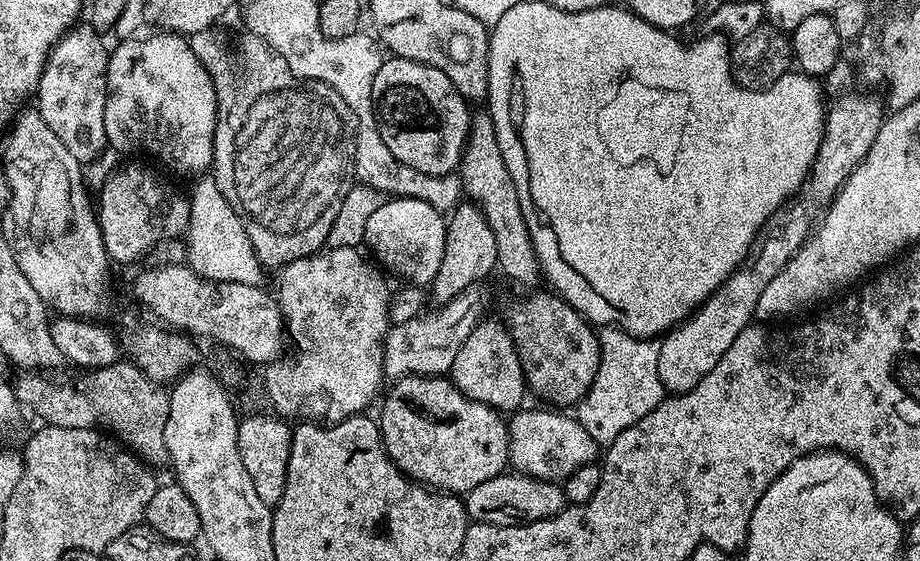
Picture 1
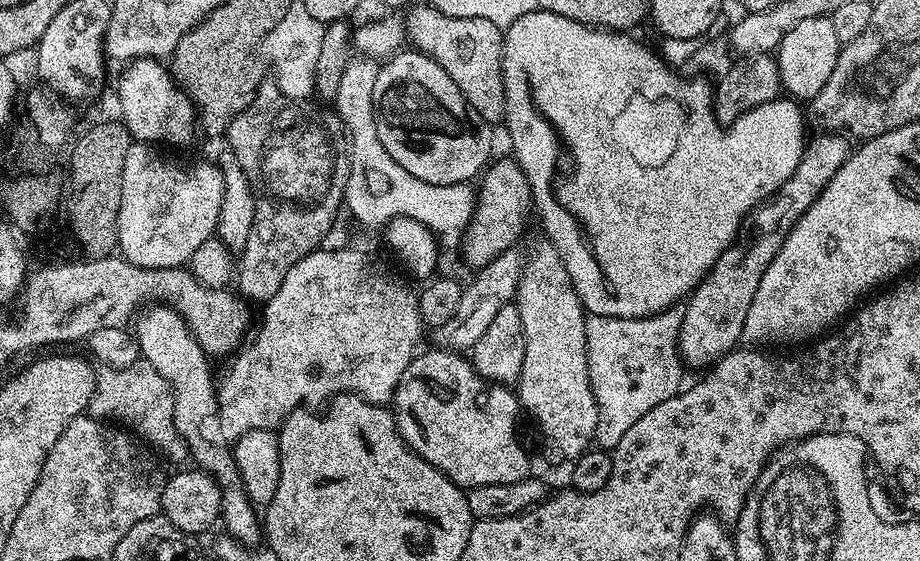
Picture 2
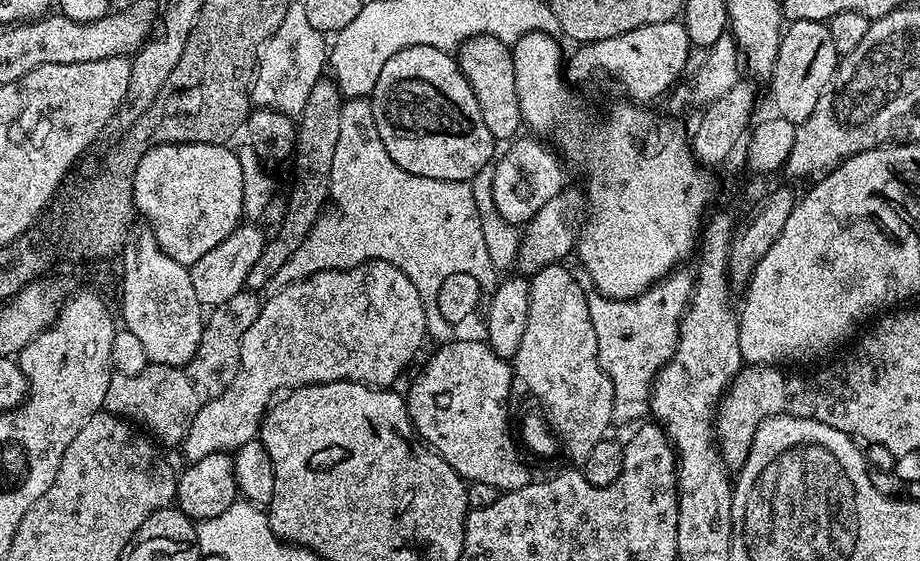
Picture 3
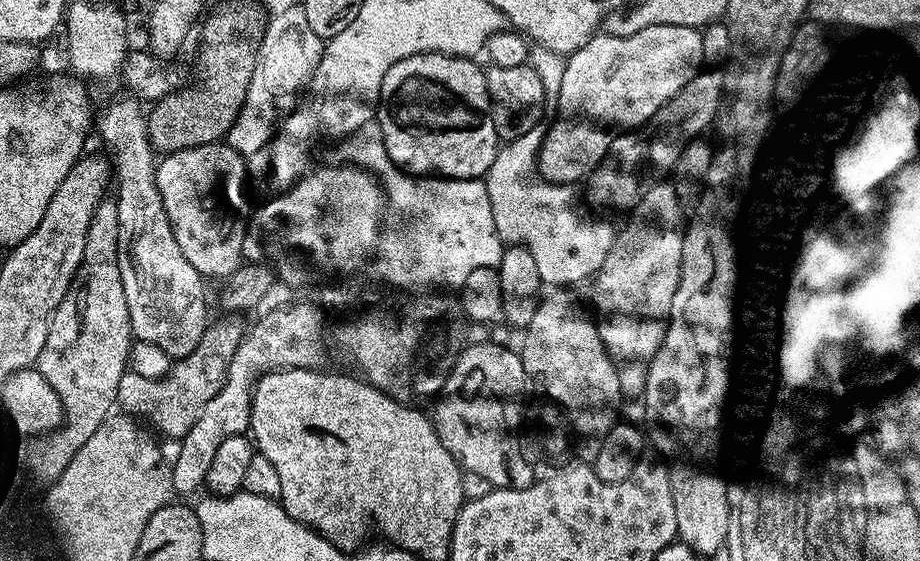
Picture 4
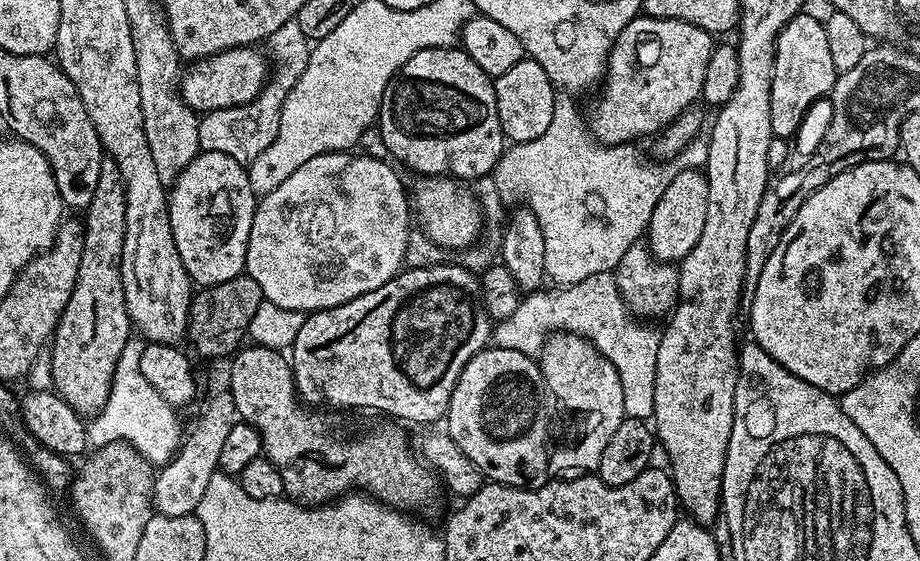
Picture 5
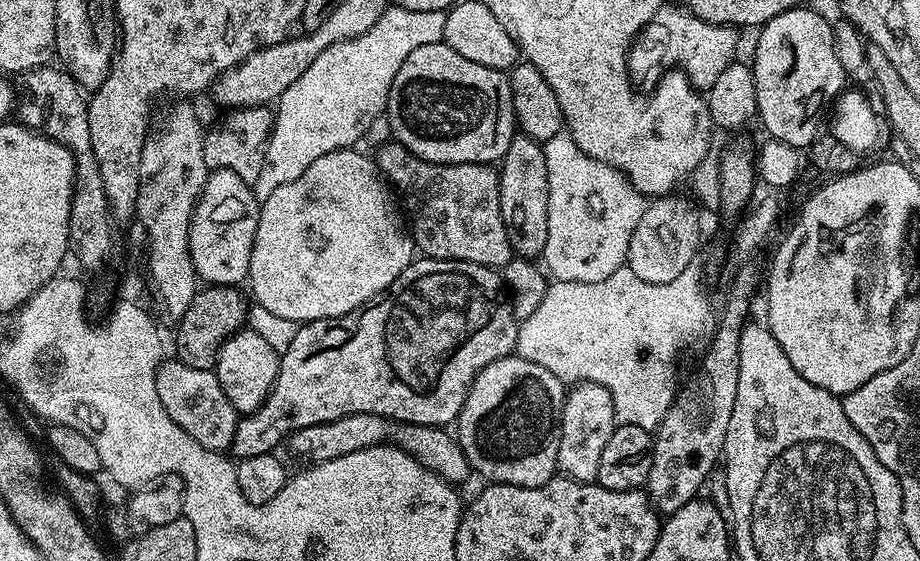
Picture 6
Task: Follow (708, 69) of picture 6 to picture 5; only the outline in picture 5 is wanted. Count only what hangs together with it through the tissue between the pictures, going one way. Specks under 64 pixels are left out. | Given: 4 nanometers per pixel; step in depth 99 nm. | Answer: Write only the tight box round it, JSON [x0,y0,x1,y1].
[590,14,714,145]

